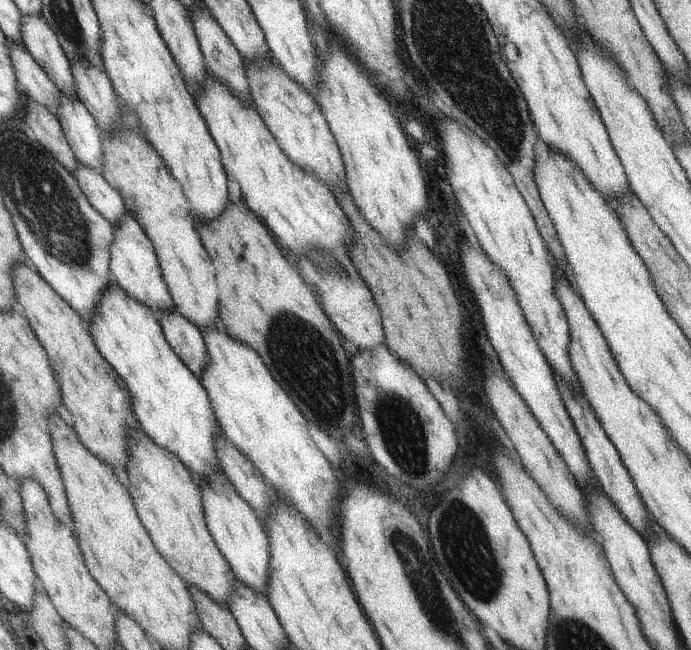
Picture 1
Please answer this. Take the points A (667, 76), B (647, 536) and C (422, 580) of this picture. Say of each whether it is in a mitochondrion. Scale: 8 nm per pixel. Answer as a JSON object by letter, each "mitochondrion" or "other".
{"A":"other","B":"other","C":"mitochondrion"}

